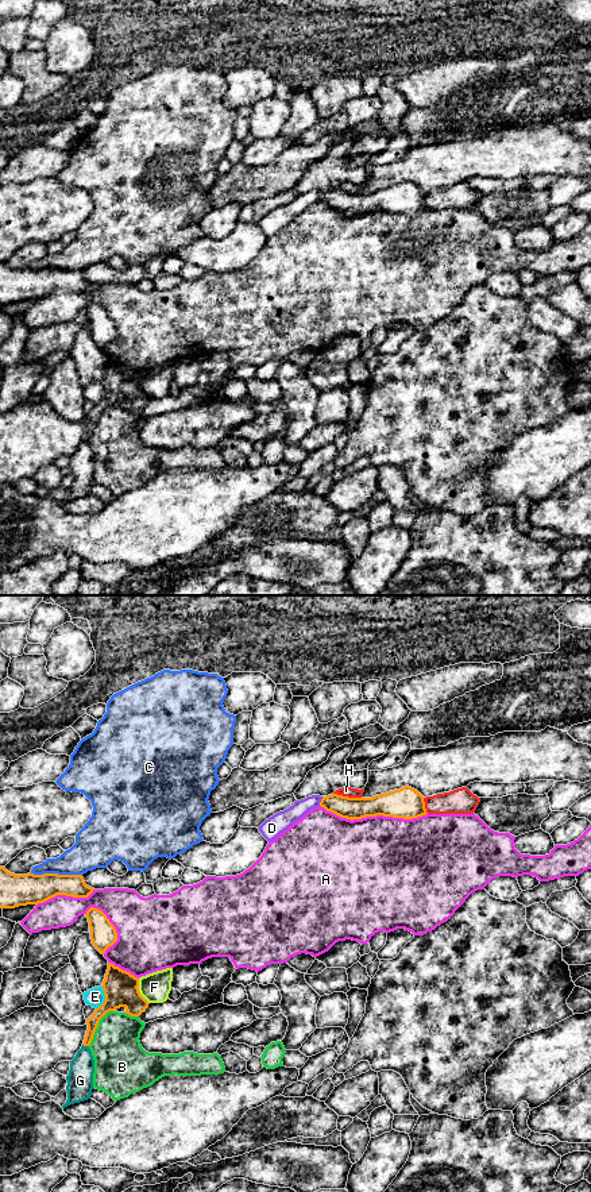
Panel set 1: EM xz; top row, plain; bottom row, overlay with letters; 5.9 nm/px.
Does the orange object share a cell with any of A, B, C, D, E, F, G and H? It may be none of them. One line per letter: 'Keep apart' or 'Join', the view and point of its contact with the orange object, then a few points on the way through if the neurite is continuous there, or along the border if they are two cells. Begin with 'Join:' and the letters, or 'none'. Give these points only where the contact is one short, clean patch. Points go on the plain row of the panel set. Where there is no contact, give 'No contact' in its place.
Join: none
A: Keep apart. Touches orange at xz (374, 211)
B: Keep apart. Touches orange at xz (97, 420)
C: Keep apart. Touches orange at xz (55, 269)
D: Keep apart. Touches orange at xz (321, 196)
E: Keep apart. Touches orange at xz (105, 393)
F: Keep apart. Touches orange at xz (138, 386)
G: Keep apart. Touches orange at xz (85, 440)
H: Keep apart. Touches orange at xz (347, 192)

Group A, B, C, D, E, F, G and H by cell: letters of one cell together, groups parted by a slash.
A / B / C / D / E / F / G / H

